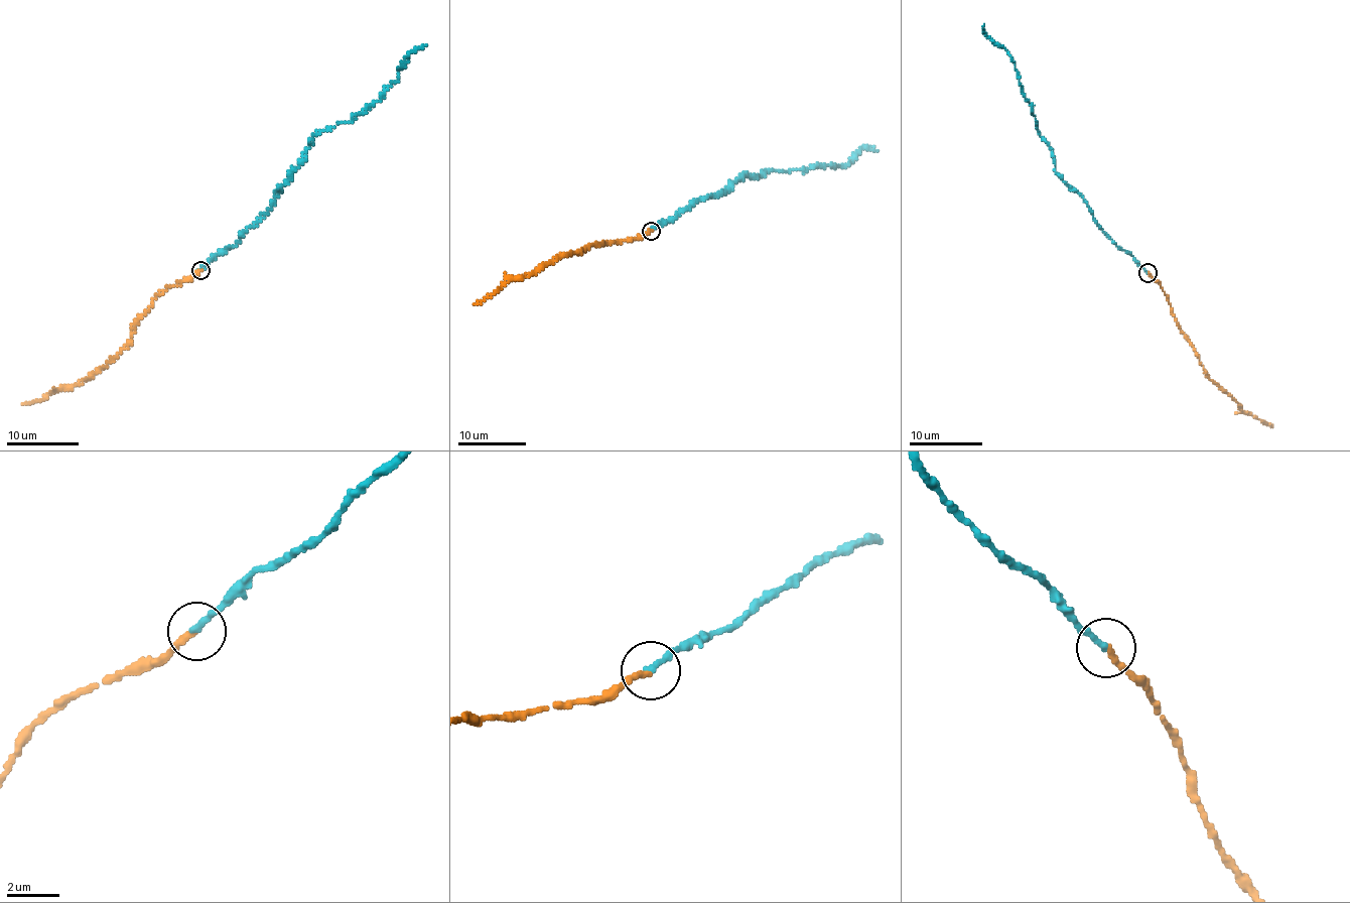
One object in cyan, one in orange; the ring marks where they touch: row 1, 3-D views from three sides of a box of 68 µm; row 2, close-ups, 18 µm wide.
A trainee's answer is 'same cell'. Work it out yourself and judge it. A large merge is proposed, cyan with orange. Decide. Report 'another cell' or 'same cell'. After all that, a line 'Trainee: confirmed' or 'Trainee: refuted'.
same cell
Trainee: confirmed

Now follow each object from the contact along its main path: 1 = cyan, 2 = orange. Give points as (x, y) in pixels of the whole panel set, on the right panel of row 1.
1: (1149, 273), (1100, 228), (1093, 211), (1055, 170), (1015, 61), (986, 35), (984, 23)
2: (1149, 273), (1160, 286), (1176, 326), (1211, 380), (1237, 402), (1240, 410), (1272, 427)

